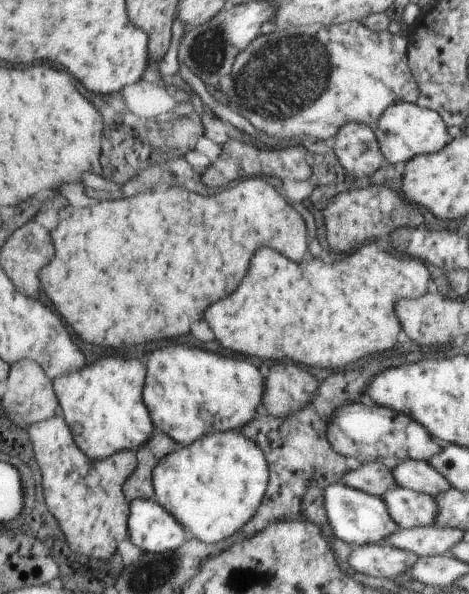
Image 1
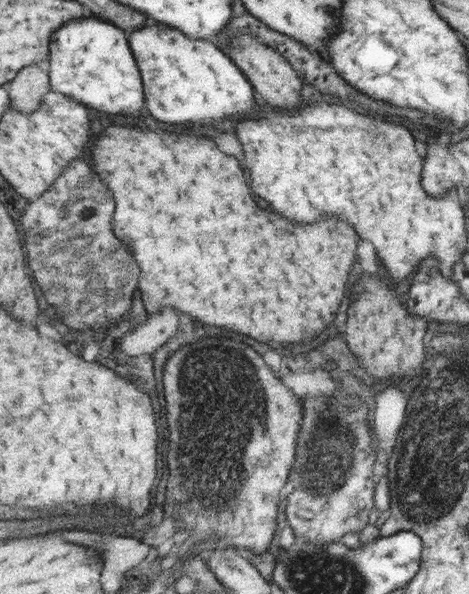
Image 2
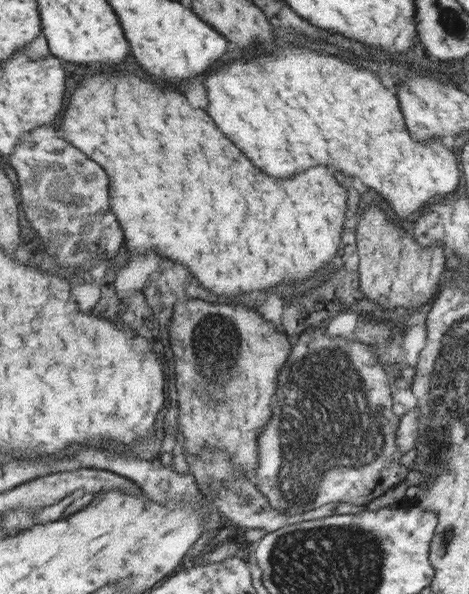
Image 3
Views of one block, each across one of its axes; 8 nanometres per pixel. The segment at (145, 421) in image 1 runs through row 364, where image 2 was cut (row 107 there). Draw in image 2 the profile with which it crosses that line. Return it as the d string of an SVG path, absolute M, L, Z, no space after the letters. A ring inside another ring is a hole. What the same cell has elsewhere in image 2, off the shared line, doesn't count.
M89 13L87 18L65 24L53 34L51 49L51 85L53 90L69 94L96 110L140 118L146 106L145 81L130 34L122 27Z

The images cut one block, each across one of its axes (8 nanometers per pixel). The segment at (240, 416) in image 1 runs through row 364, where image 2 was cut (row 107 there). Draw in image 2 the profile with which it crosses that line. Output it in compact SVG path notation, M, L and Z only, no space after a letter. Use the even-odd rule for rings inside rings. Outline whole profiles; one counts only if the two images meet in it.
M159 22L156 27L138 28L129 33L141 65L152 114L174 126L218 124L224 118L246 118L254 112L253 83L232 64L224 46L215 40L190 38L177 28Z

